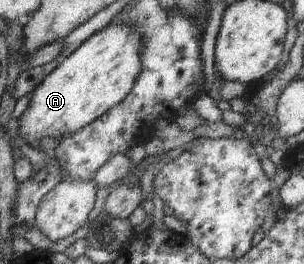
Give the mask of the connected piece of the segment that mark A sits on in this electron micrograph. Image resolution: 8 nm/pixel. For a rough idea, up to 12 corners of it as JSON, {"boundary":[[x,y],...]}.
{"boundary":[[108,25],[32,92],[18,133],[60,142],[118,105],[140,35]]}

